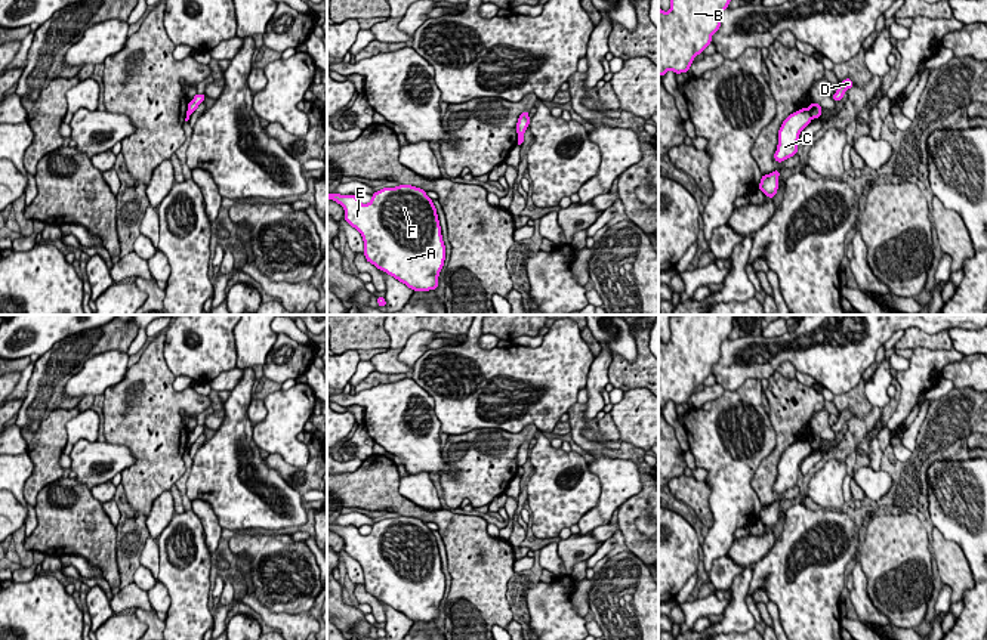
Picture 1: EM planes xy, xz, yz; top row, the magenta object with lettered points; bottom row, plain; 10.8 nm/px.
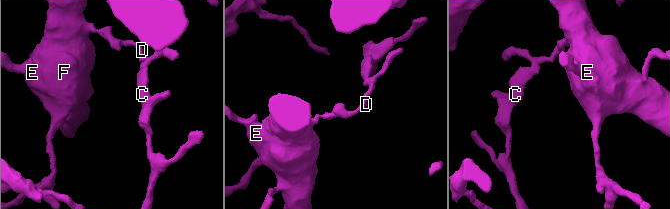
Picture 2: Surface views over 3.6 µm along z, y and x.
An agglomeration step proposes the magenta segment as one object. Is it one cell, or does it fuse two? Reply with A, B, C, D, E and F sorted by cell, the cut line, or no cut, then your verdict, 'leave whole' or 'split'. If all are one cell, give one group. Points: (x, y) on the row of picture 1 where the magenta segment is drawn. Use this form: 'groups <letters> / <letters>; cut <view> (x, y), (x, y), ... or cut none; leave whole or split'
groups A B D E F / C; cut yz (807, 110), (813, 117); split

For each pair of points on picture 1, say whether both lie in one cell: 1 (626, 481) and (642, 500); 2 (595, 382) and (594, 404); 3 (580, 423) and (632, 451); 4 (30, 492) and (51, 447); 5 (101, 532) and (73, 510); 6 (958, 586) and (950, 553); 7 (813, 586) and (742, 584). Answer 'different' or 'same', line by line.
1: different
2: same
3: same
4: same
5: same
6: same
7: different

